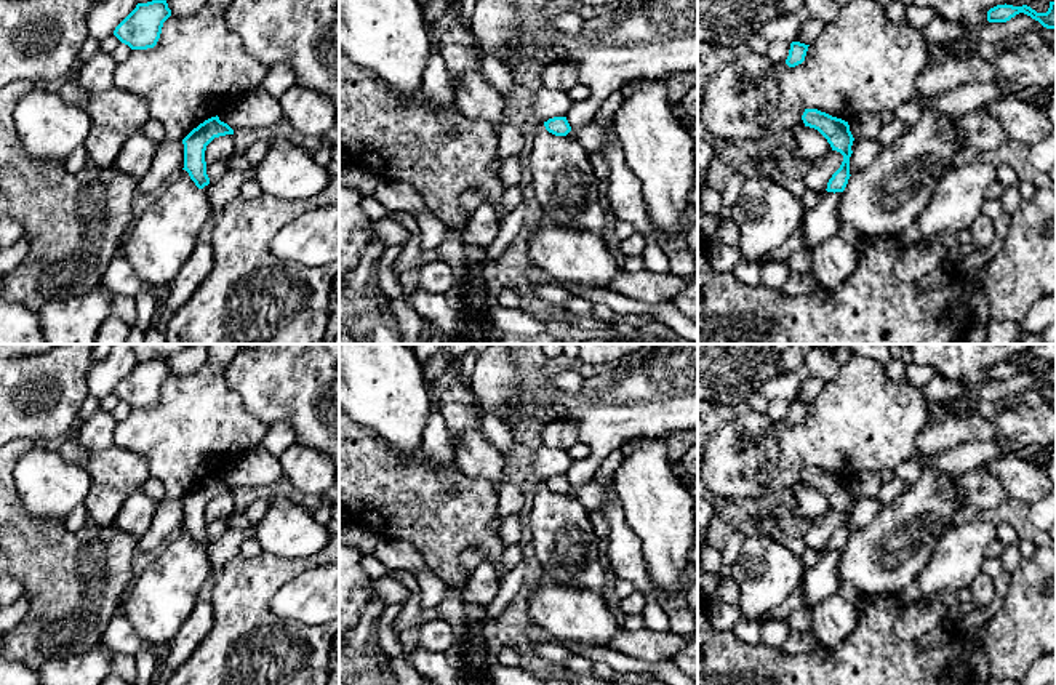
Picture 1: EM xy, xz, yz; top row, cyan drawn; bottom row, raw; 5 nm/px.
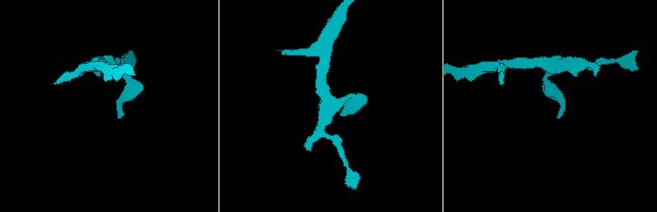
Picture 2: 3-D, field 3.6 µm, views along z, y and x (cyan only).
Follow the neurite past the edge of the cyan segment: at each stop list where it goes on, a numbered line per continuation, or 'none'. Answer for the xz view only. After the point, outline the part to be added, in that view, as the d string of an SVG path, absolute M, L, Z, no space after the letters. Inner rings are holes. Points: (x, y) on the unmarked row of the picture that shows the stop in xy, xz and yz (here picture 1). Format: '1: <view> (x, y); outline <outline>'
none

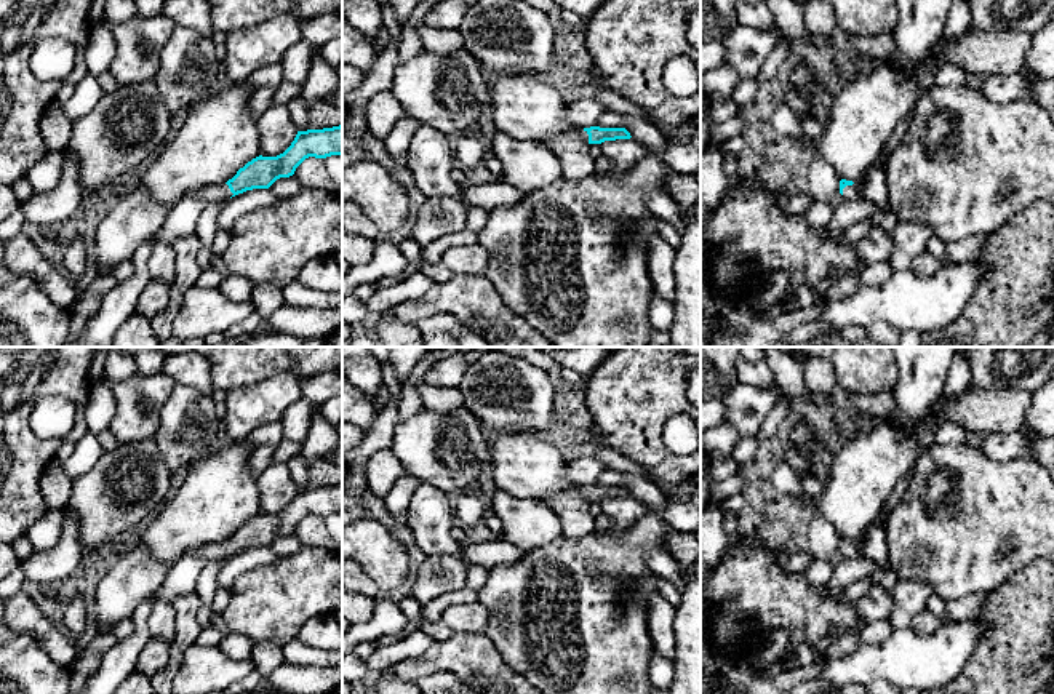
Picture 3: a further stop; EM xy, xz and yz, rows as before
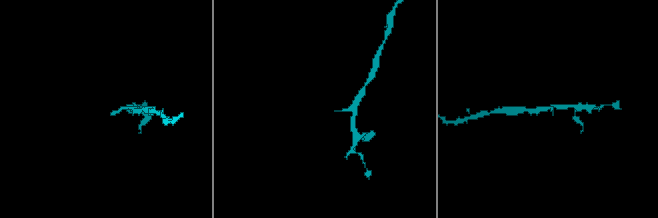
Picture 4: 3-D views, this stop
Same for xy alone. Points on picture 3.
1: xy (218, 550); outline M214 542L203 547L194 548L189 555L202 556L203 560L216 561L230 556L234 552L230 550L227 542Z

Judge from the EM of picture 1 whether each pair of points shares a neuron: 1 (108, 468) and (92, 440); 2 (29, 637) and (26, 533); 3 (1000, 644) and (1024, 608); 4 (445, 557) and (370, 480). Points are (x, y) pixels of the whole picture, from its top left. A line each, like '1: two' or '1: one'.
1: two
2: one
3: one
4: one

